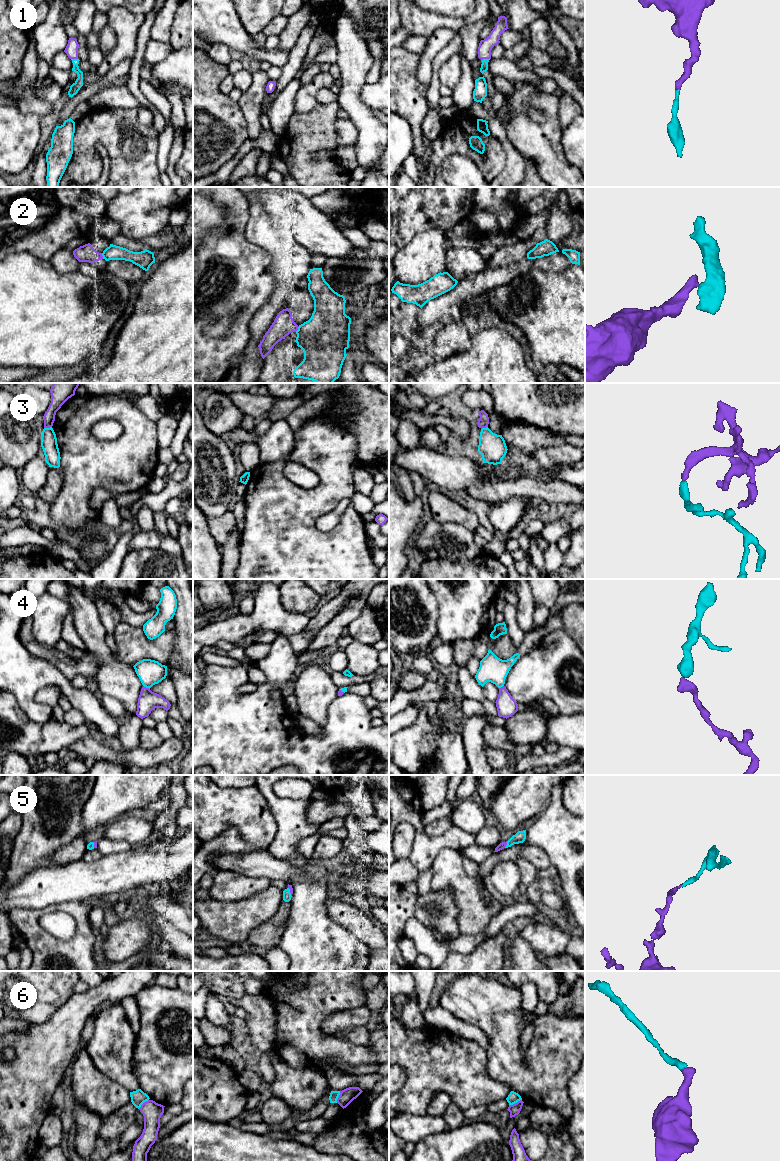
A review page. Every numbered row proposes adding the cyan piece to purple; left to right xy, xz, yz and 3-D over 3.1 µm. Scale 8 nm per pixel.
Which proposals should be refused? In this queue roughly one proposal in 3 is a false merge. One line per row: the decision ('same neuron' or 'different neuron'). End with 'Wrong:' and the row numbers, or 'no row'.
1: same neuron
2: different neuron
3: different neuron
4: same neuron
5: same neuron
6: different neuron
Wrong: 2, 3, 6

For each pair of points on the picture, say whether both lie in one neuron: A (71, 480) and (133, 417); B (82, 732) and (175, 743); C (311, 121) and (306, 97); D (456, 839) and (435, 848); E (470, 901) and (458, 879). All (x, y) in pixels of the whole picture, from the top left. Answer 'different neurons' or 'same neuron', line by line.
A: same neuron
B: different neurons
C: different neurons
D: same neuron
E: same neuron

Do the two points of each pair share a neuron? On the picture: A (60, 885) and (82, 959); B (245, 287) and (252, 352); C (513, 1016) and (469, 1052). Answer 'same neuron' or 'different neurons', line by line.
A: different neurons
B: different neurons
C: different neurons

